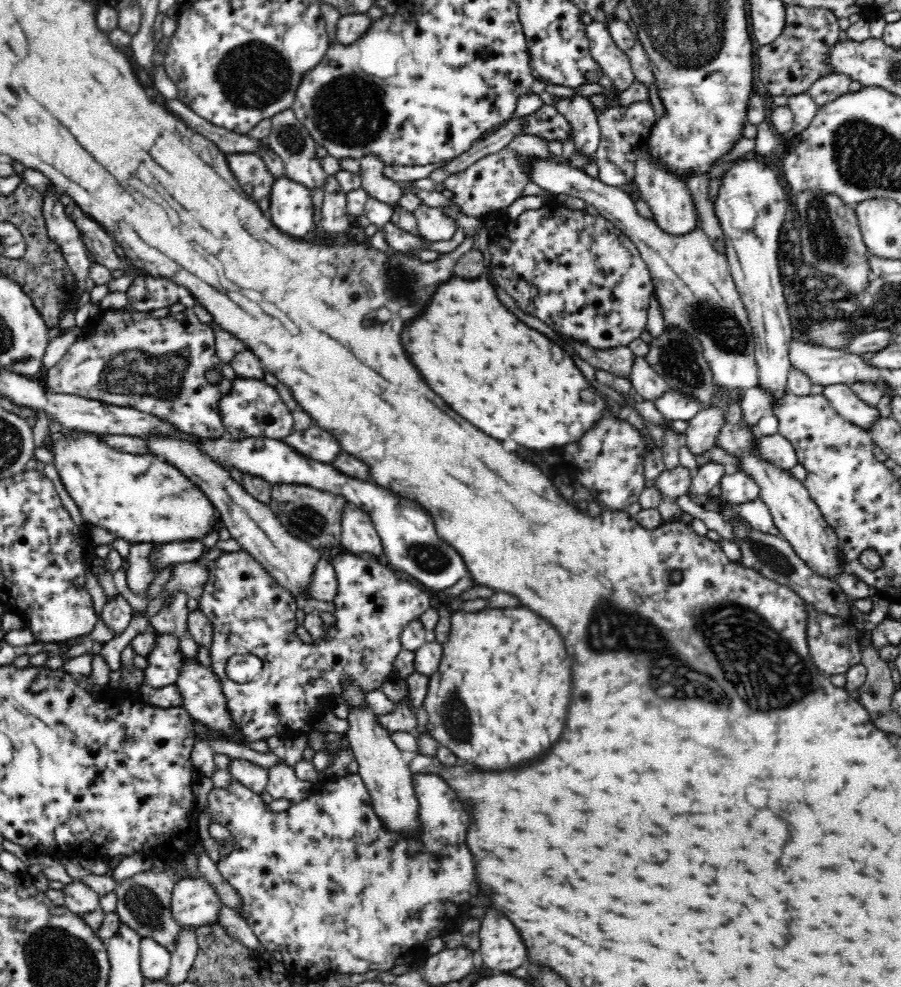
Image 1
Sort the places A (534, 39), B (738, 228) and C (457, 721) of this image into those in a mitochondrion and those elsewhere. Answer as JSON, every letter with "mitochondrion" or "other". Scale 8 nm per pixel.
{"A":"other","B":"other","C":"mitochondrion"}

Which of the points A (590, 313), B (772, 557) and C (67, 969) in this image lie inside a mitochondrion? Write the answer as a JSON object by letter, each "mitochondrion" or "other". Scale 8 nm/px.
{"A":"other","B":"mitochondrion","C":"mitochondrion"}

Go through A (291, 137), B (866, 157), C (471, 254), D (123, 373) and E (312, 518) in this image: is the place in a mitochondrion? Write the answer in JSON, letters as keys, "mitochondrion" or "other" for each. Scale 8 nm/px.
{"A":"mitochondrion","B":"mitochondrion","C":"other","D":"mitochondrion","E":"mitochondrion"}

